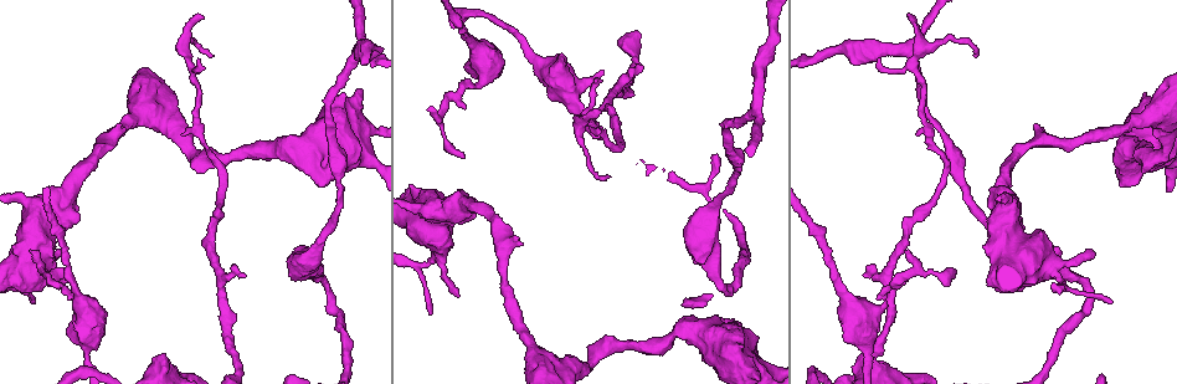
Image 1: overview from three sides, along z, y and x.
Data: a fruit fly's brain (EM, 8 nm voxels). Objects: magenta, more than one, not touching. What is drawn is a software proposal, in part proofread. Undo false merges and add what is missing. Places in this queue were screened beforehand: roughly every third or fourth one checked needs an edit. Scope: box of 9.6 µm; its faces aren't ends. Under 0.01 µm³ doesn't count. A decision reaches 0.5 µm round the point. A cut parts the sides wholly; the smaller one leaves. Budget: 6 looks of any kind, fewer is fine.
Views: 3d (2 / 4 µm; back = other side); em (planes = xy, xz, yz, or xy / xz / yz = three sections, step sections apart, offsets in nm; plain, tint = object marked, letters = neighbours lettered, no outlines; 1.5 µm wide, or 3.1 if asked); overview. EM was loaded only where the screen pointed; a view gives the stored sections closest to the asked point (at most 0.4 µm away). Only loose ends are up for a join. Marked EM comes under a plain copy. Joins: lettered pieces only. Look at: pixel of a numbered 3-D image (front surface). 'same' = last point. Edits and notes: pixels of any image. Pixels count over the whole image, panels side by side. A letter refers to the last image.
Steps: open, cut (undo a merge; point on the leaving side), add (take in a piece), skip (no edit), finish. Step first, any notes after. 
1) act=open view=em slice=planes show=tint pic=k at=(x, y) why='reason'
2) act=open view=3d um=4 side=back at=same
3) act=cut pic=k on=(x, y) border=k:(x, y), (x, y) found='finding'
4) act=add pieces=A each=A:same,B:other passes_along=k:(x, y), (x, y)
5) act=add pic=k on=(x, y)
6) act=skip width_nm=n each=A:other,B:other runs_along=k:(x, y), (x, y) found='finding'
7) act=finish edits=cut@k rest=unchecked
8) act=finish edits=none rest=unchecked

act=open view=em slice=xz step=8 show=tint pic=1 at=(600, 82) why='branch stops here'

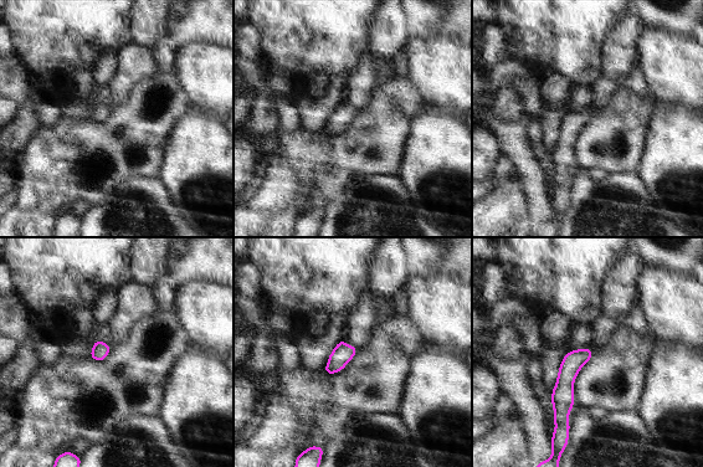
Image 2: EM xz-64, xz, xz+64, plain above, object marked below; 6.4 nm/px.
act=open view=em slice=planes show=letters at=same

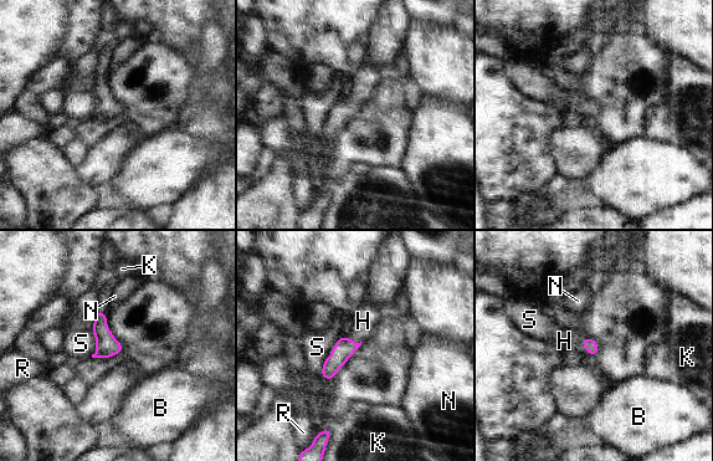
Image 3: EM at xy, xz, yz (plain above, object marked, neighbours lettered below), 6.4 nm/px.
act=add pieces=H each=B:other,H:same,K:other,N:other,R:other,S:other passes_along=3:(590, 344), (583, 346), (564, 341) found='the cell continues'

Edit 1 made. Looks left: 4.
act=open view=overview why='redraw'

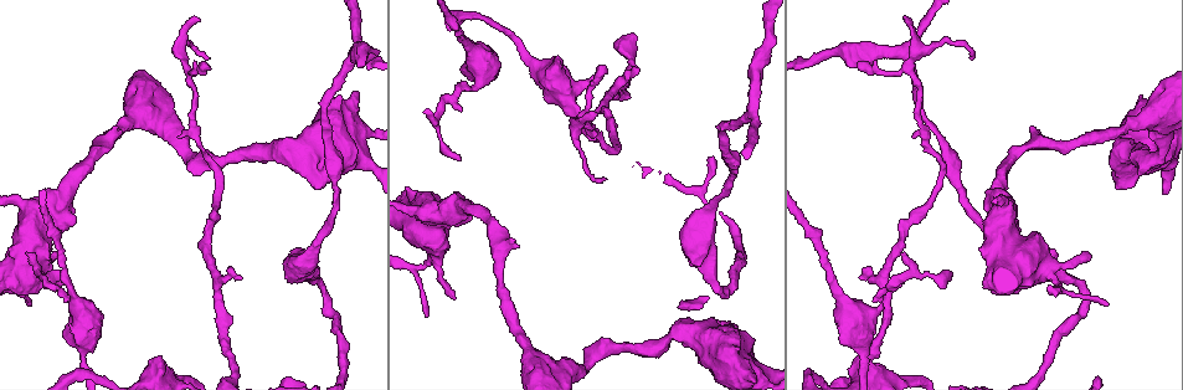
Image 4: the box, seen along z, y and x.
act=open view=em slice=xz step=4 show=letters pic=4 at=(599, 181) why='branch stops here'

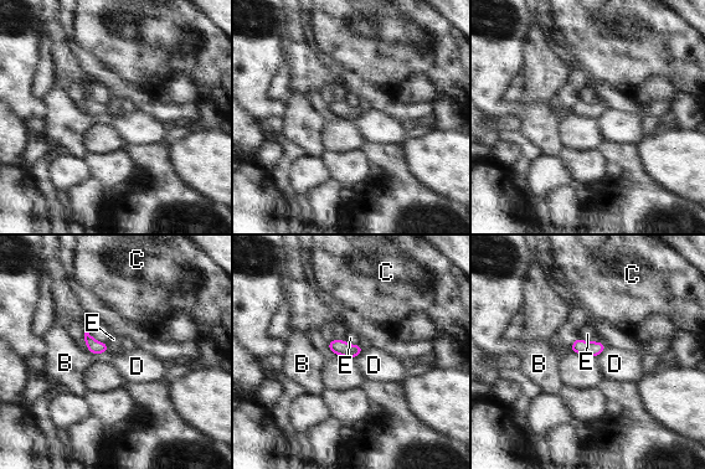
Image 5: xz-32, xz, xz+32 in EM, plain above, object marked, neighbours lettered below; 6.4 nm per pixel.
act=skip each=B:other,C:other,D:other,E:other border=5:(364, 350), (351, 359) found='none of them fits'

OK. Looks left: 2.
act=open view=em slice=planes show=letters pic=4 at=(28, 305) why='free end'

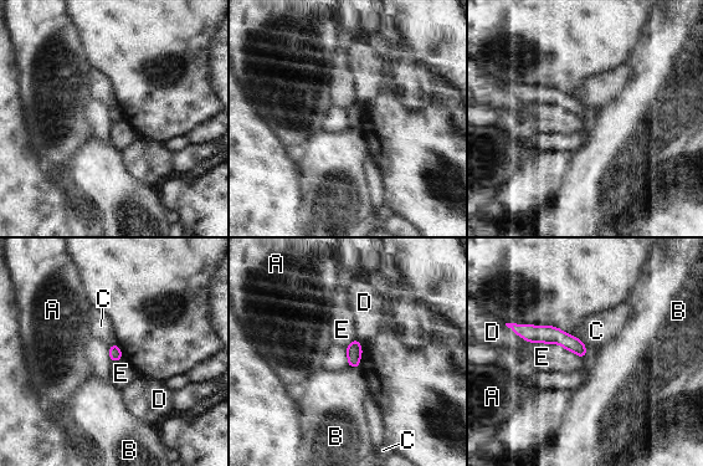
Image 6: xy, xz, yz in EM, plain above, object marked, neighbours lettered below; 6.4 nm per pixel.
act=skip width_nm=80 each=A:other,B:other,C:other,D:other,E:other border=6:(528, 342), (557, 343), (583, 358) found='no lettered piece goes on from it'

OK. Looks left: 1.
act=finish edits=add@3 rest=unchecked

